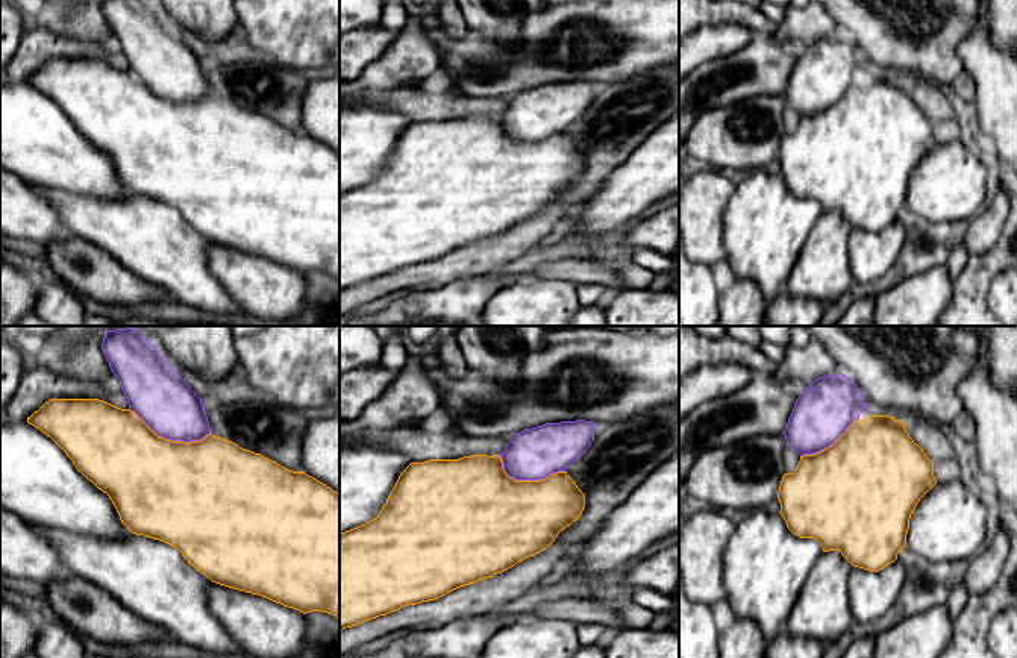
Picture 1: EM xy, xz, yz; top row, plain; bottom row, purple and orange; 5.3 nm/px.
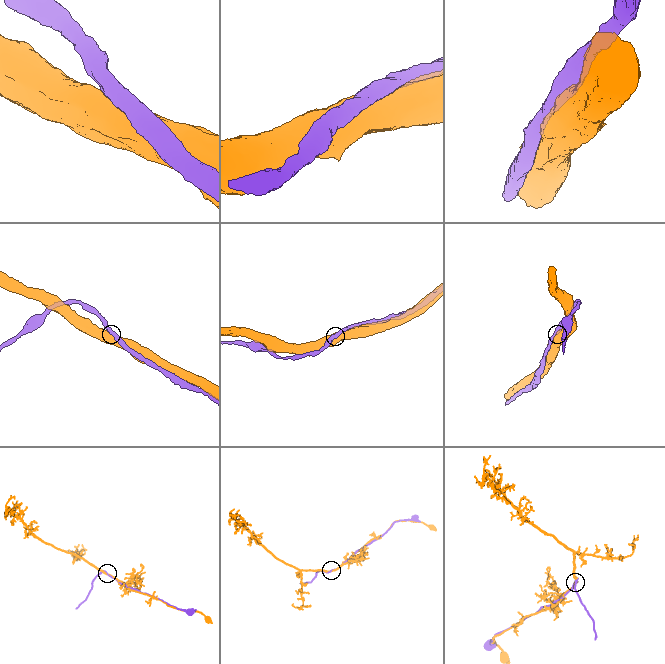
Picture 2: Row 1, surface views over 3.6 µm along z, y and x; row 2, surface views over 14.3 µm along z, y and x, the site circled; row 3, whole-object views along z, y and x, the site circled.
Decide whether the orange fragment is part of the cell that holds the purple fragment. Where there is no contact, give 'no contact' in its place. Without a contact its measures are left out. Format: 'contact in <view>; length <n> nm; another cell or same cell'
contact in xy; length 460 nm; another cell

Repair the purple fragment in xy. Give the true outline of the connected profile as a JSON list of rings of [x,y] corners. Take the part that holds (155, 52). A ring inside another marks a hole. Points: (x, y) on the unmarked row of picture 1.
[[[103,0],[102,11],[135,73],[158,97],[171,102],[200,102],[211,94],[202,59],[159,15],[149,0]]]

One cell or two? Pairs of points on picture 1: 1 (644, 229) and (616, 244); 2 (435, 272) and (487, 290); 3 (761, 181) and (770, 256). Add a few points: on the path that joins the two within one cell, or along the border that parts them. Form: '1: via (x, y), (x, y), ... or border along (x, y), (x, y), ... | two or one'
1: via (637, 237), (623, 244) | one
2: border along (487, 275), (452, 279), (444, 285) | two
3: via (761, 199), (764, 238) | one

